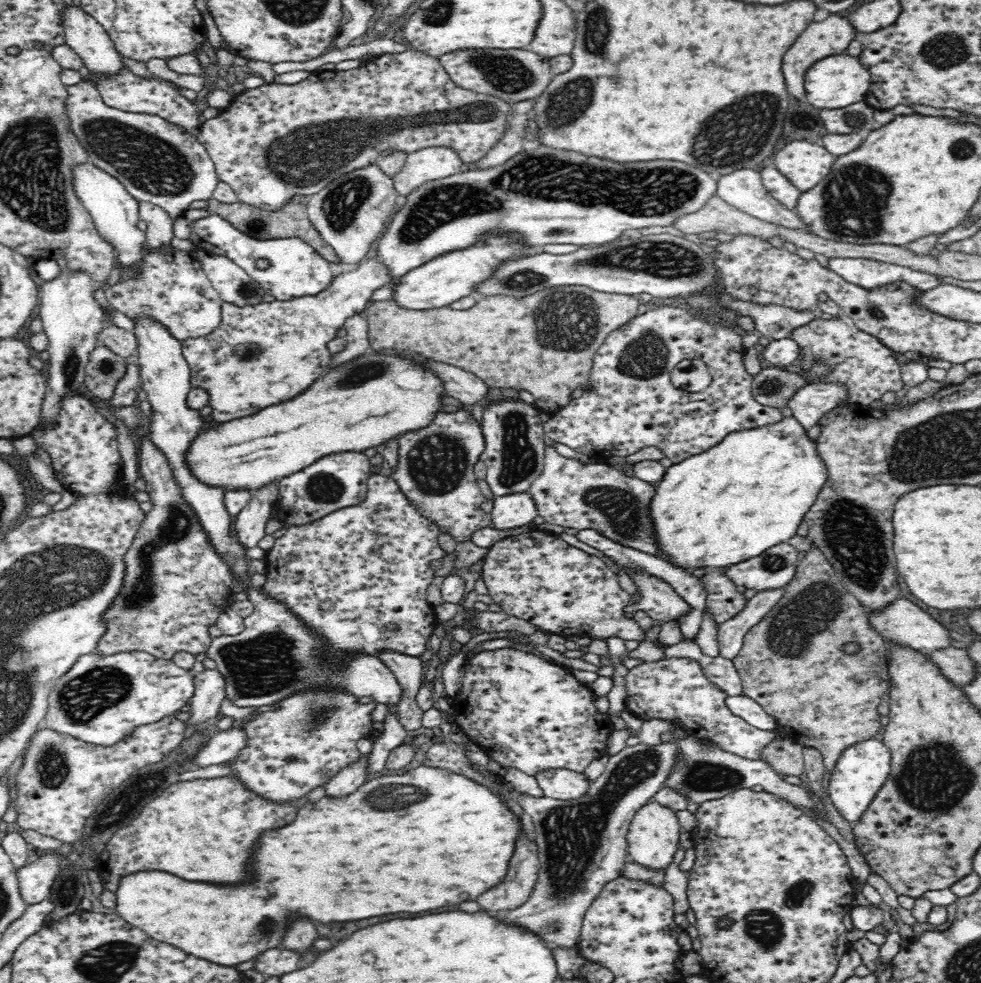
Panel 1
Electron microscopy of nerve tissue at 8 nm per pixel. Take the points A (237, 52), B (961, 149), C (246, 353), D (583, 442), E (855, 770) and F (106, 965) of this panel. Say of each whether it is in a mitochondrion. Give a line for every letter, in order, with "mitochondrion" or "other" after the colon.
A: other
B: mitochondrion
C: mitochondrion
D: other
E: other
F: mitochondrion

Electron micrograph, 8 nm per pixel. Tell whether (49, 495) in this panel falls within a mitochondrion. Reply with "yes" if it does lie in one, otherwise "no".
no

